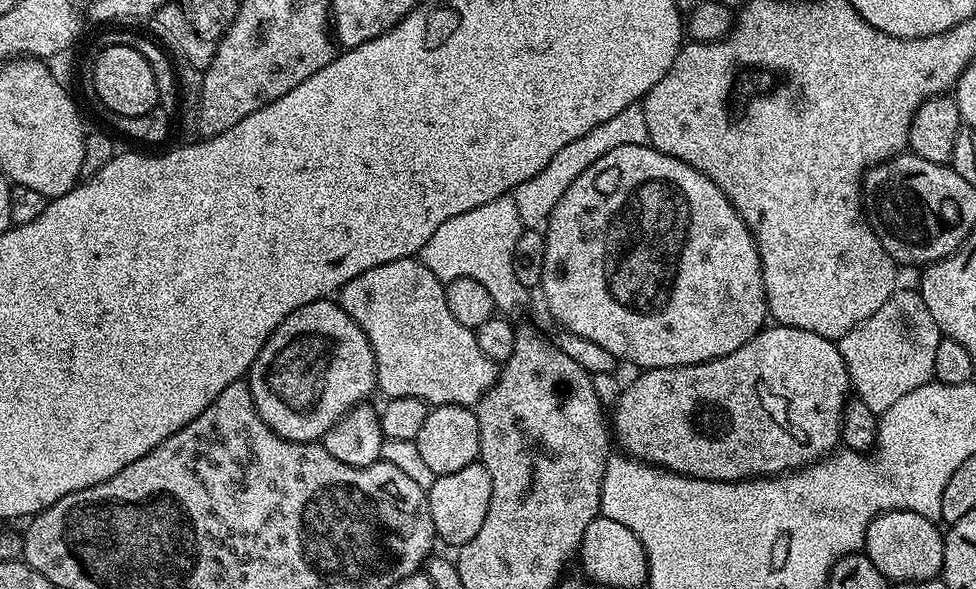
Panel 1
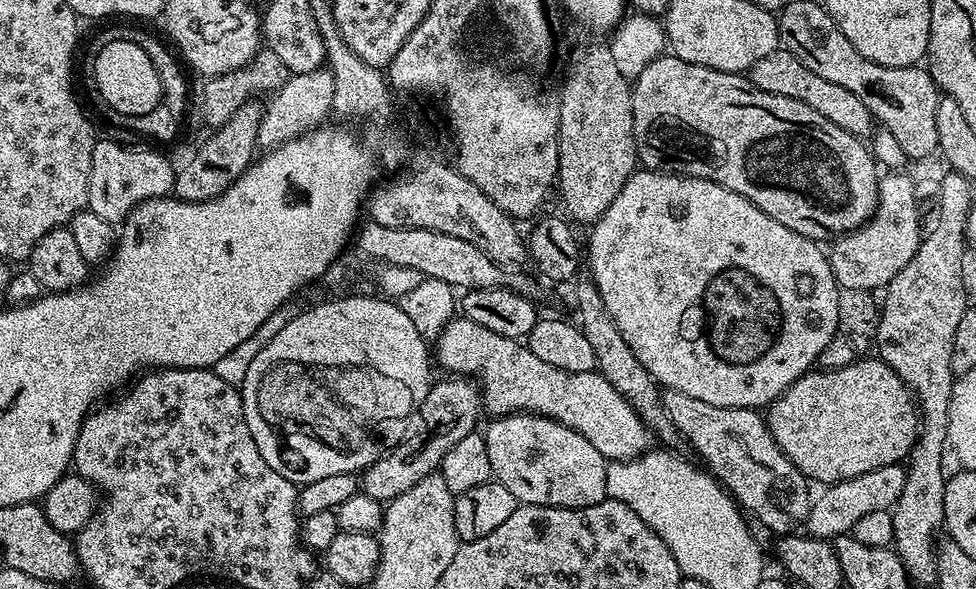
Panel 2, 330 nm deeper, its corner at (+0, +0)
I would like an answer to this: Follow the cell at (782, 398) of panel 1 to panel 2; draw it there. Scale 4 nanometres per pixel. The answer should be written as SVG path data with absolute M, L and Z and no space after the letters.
M860 358L855 362L836 369L813 370L807 372L802 378L794 381L787 390L766 409L766 421L770 434L774 438L774 442L786 454L786 458L790 458L790 462L794 462L794 466L809 481L820 483L820 486L837 484L843 480L850 478L858 478L858 474L866 474L870 470L878 470L878 466L890 466L891 464L900 464L907 461L908 454L912 447L916 445L917 439L922 431L922 421L918 411L918 405L908 387L902 382L902 378L898 378L898 374L889 366L886 361L879 358L873 360L864 360L868 358Z

